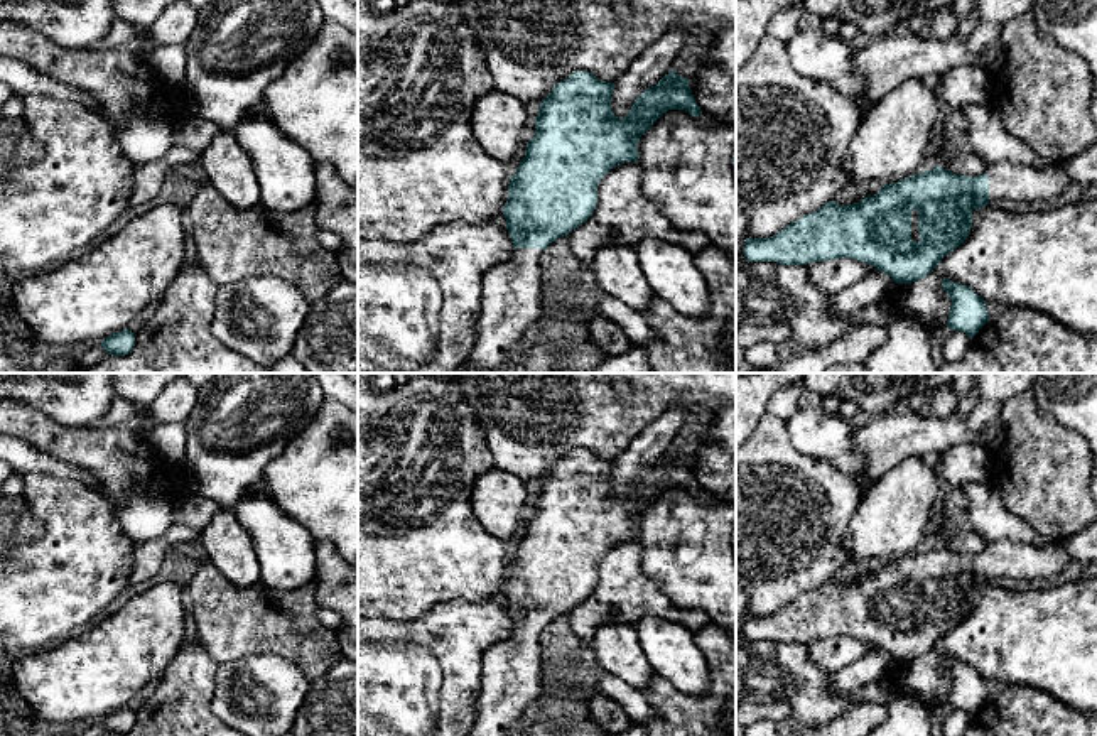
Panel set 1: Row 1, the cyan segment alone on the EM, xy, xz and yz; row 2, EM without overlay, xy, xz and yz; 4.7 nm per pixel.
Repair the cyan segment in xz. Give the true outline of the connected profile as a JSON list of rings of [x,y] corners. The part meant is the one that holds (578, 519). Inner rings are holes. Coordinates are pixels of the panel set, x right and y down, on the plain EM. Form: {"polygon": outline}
{"polygon": [[[673,447],[645,468],[624,496],[618,496],[611,488],[614,463],[597,457],[592,451],[576,449],[557,461],[540,481],[535,515],[527,522],[516,550],[510,554],[508,579],[503,586],[513,633],[491,647],[483,658],[476,719],[467,736],[508,736],[523,711],[538,699],[543,685],[542,630],[591,596],[597,582],[599,559],[613,545],[638,538],[636,523],[641,513],[663,491],[668,488],[685,488],[692,495],[702,491],[689,457]]]}

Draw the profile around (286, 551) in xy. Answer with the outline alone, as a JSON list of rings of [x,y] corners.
[[[265,493],[243,498],[235,515],[253,540],[262,584],[294,591],[316,579],[316,544],[305,527],[285,515]]]

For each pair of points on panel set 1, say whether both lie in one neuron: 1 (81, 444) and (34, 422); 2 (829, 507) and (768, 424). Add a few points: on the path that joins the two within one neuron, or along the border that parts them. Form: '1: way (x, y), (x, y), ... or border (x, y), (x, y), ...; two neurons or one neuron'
1: way (70, 444), (54, 441), (46, 434); one neuron
2: way (809, 487), (770, 444); one neuron

